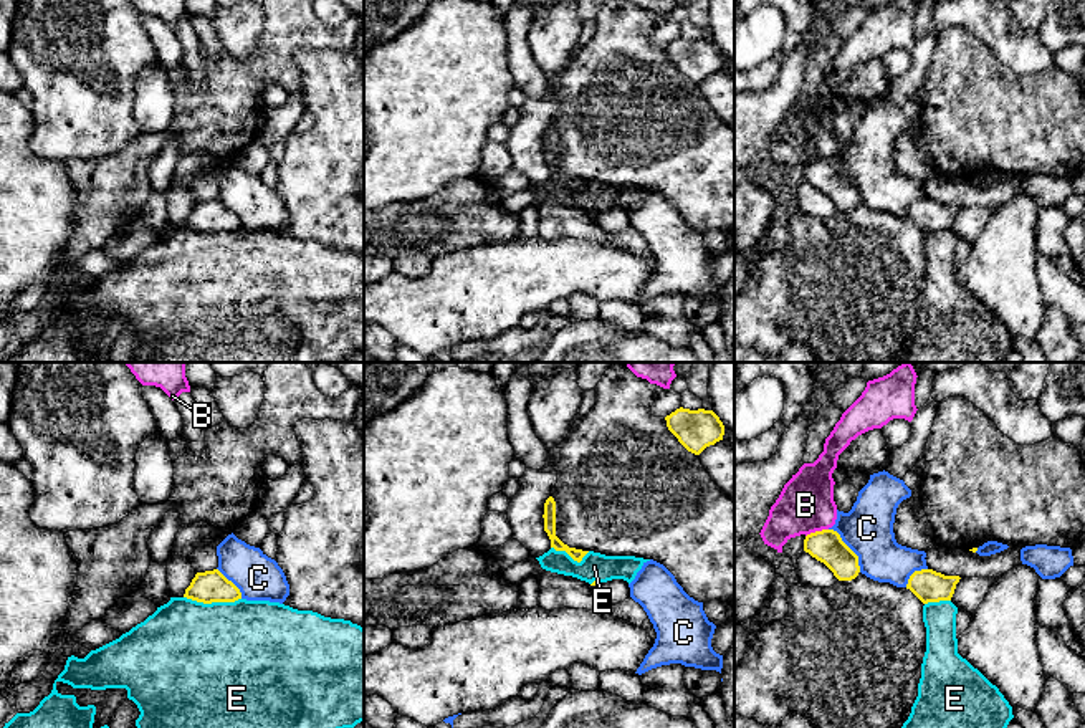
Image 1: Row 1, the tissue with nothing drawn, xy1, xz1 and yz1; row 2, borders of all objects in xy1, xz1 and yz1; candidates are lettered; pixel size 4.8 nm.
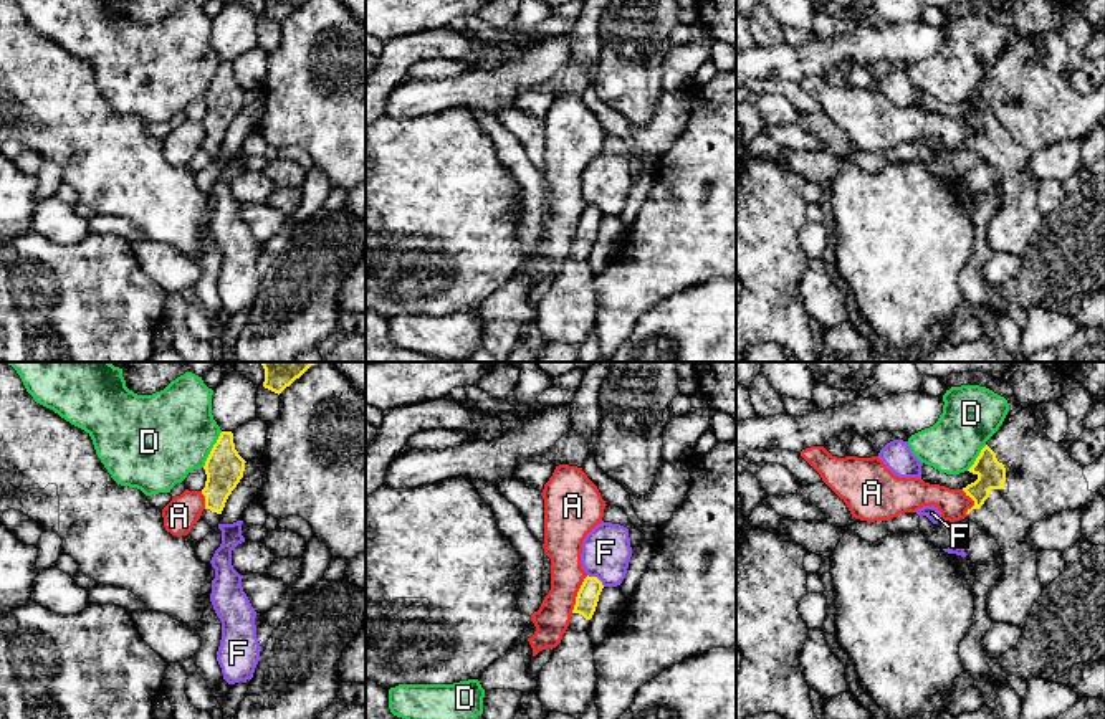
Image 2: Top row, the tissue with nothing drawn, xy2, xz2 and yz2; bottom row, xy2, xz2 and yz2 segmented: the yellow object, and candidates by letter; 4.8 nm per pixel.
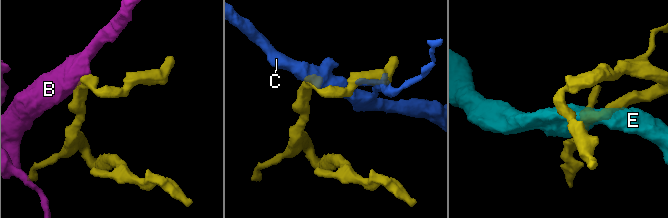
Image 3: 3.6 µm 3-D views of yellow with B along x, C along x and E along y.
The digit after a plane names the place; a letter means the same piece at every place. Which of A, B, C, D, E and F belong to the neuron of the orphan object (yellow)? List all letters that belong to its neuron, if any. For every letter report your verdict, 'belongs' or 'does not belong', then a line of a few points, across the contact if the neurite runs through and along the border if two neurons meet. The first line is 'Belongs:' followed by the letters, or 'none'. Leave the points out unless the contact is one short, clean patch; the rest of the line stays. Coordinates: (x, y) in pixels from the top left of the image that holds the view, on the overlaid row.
Belongs: none
A: does not belong; line xz2 (588, 576), (571, 612)
B: does not belong
C: does not belong
D: does not belong; line xy2 (222, 432), (202, 466)
E: does not belong; line xy1 (184, 596), (204, 603), (234, 603), (240, 599)
F: does not belong

